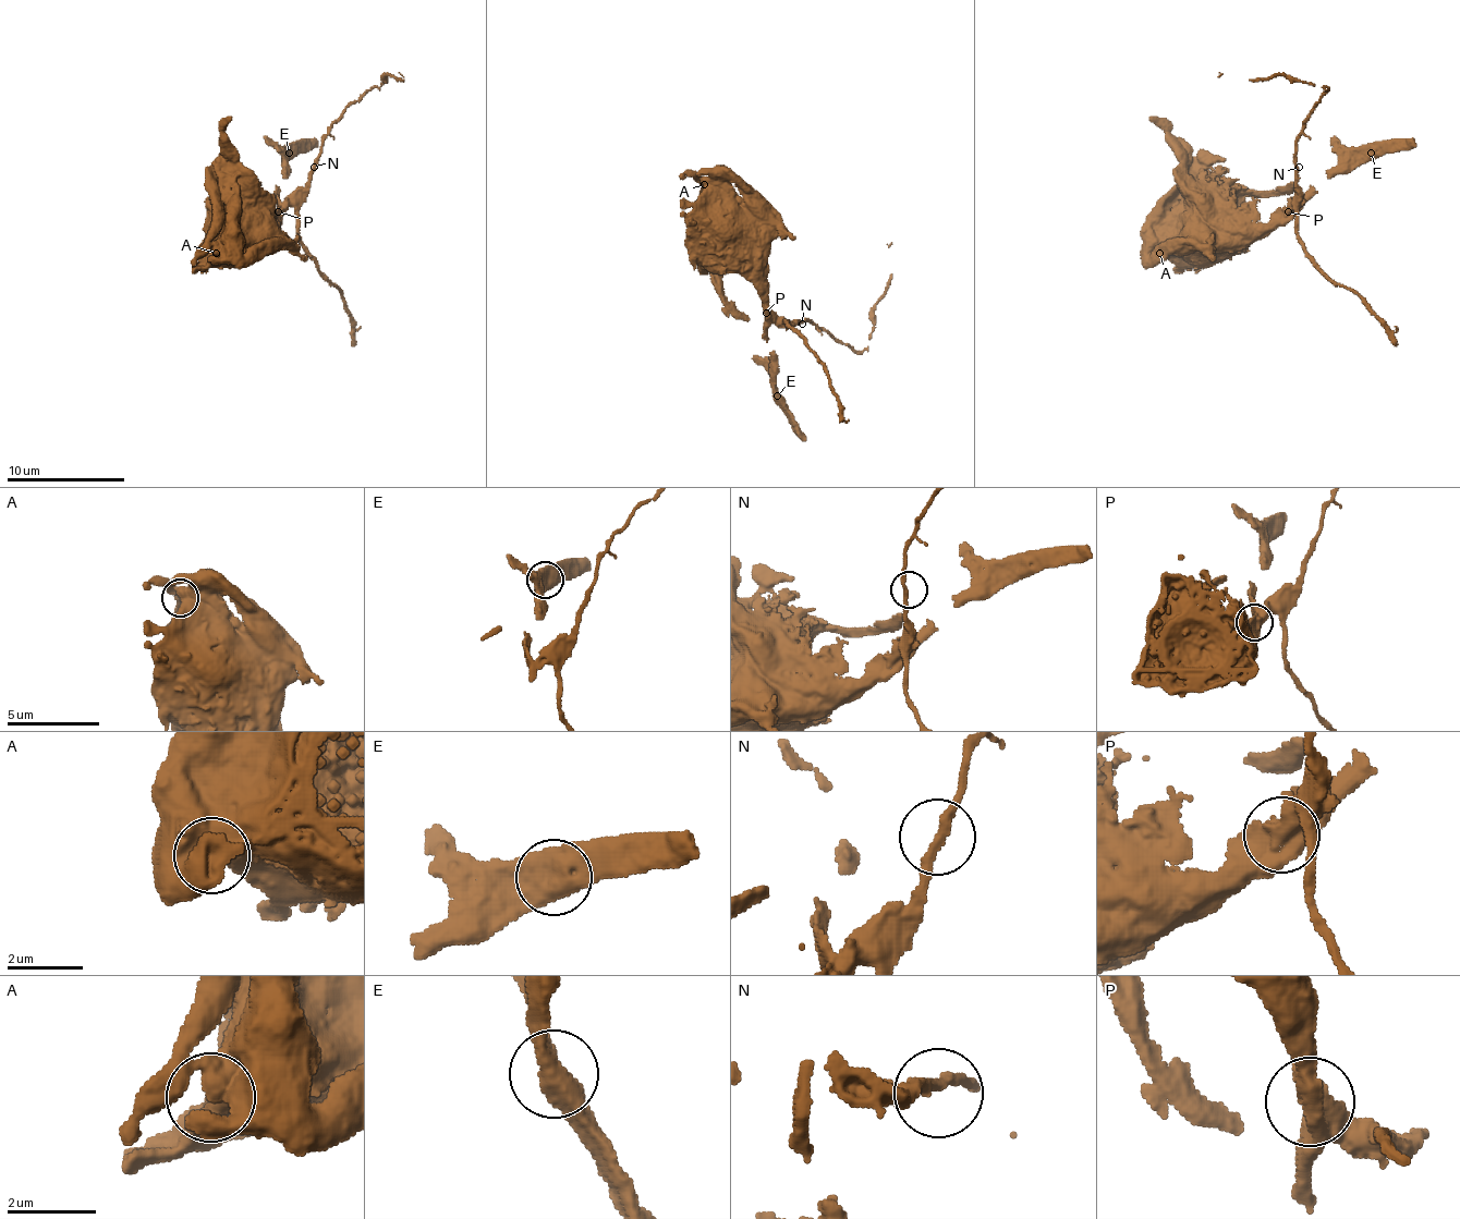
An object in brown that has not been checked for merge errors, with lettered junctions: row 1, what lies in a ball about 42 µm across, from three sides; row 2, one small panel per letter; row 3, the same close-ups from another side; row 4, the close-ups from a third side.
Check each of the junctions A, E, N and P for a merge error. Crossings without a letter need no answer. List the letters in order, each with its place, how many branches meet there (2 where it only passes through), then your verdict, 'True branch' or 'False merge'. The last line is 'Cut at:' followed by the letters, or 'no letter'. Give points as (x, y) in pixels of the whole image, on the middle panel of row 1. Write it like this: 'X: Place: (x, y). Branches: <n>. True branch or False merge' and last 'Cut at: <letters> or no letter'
A: Place: (704, 184). Branches: 2. True branch
E: Place: (777, 395). Branches: 2. True branch
N: Place: (802, 324). Branches: 2. True branch
P: Place: (766, 313). Branches: 3. False merge
Cut at: P

